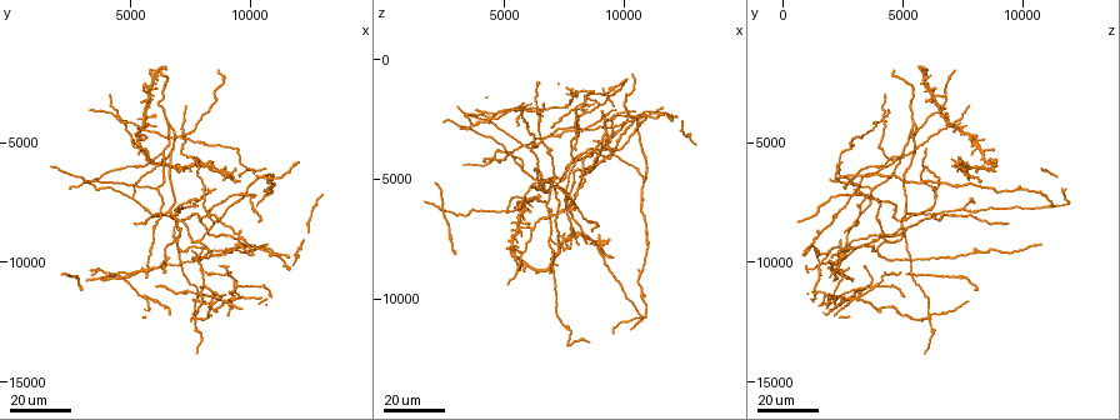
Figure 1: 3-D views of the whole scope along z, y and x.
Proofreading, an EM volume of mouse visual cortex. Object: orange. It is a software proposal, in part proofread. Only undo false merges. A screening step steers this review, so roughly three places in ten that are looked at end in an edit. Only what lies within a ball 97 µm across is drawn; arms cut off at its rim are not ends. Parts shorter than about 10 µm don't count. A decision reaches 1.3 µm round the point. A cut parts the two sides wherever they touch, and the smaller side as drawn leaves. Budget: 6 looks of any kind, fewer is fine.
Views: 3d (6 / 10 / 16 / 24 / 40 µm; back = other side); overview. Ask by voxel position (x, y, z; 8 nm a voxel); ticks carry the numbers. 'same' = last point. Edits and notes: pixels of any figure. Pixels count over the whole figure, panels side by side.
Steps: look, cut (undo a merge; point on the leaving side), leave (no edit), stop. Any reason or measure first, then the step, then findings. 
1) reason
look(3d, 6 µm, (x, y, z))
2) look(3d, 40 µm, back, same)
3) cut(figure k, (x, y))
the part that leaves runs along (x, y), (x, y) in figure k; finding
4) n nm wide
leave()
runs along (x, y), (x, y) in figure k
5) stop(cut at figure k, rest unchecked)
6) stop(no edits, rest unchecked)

thick turns thin
look(3d, 16 µm, (4600, 4000, 4100))

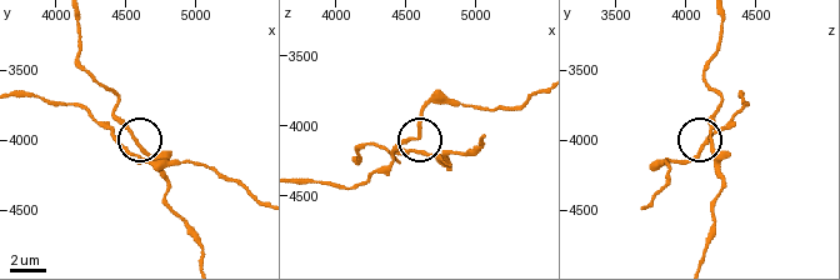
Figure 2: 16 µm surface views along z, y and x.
closer look
look(3d, 6 µm, (4640, 4100, 4180))

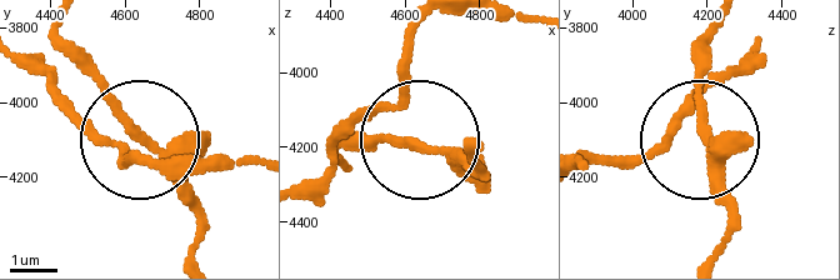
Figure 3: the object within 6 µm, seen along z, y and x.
leave()
runs along (711, 254), (731, 206), (695, 123), (695, 44) in figure 3; all the same neuron

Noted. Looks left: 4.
branch point
look(3d, 16 µm, (5100, 7400, 6300))

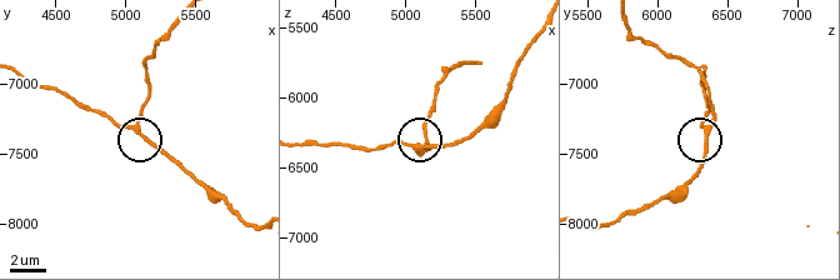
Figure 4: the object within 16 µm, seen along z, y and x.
look(3d, 6 µm, (5060, 7320, 6360))

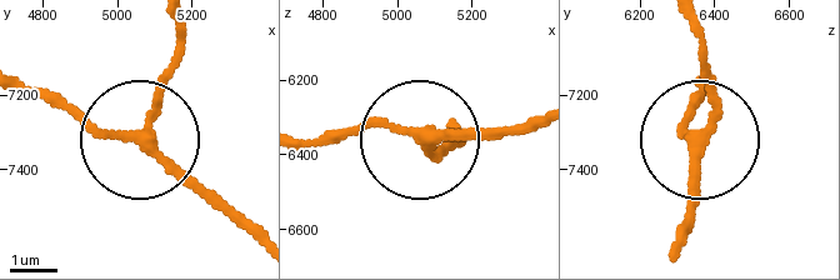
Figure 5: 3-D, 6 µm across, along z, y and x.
leave()
runs along (253, 235), (149, 139), (180, 36) in figure 5; one neuron here

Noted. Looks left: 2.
narrows sharply
look(3d, 24 µm, (7500, 11000, 5700))

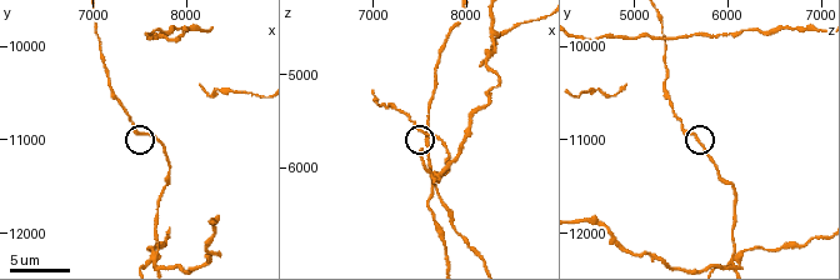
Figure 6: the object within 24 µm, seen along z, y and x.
look(3d, 6 µm, (7550, 10950, 5600))

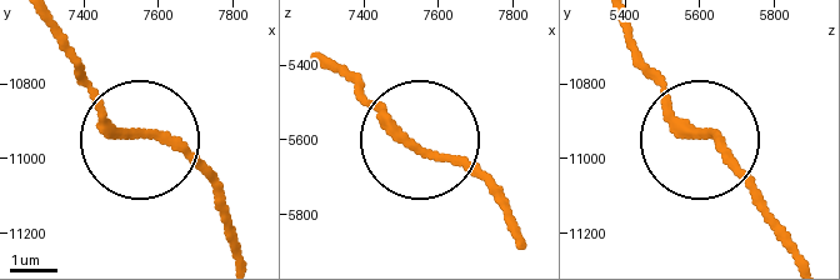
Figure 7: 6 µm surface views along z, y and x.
leave()
runs along (319, 63), (506, 198) in figure 7; all the same neuron

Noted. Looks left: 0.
stop(no edits, rest unchecked)

